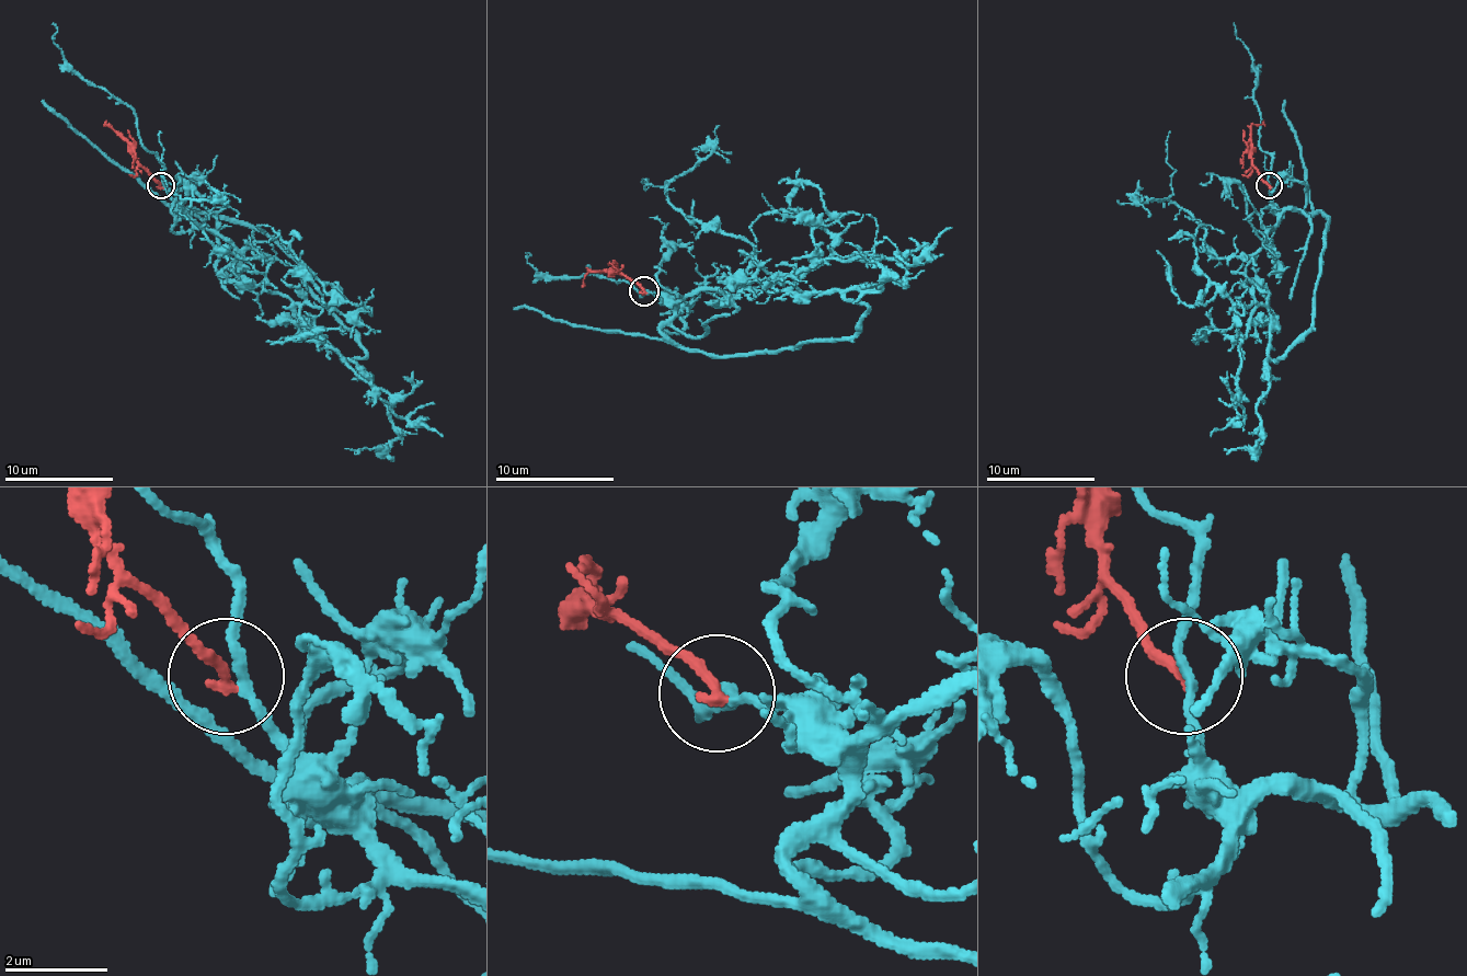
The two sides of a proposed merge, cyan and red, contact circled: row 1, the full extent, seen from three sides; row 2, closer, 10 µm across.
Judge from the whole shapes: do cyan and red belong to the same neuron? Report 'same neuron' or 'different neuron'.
same neuron

